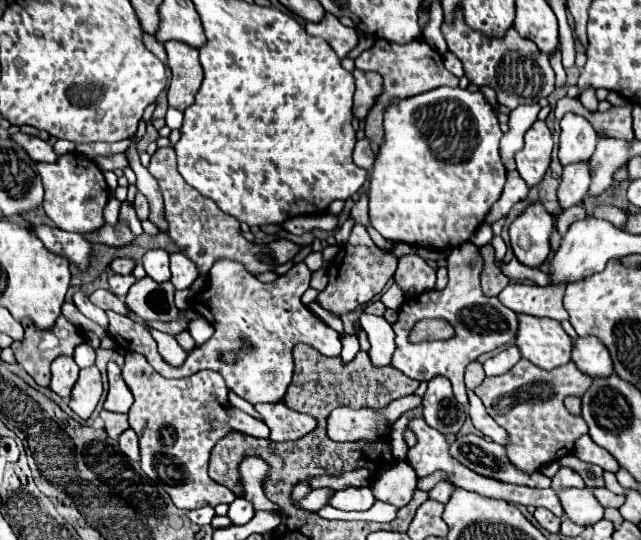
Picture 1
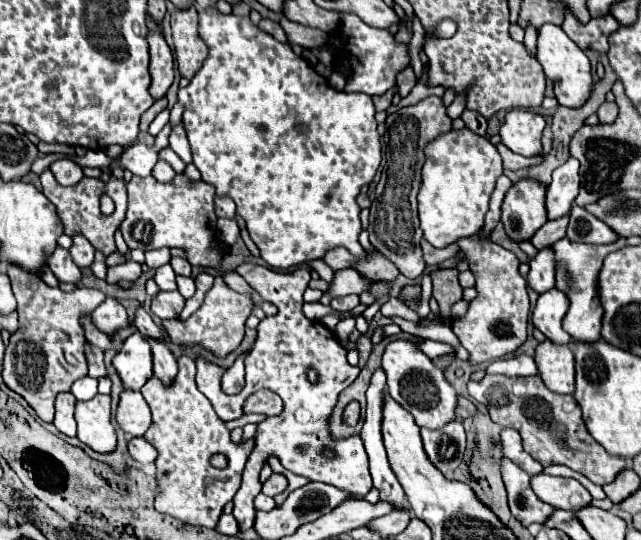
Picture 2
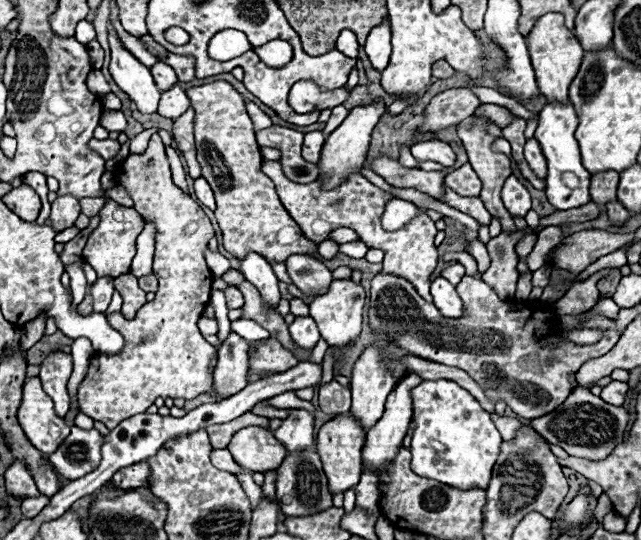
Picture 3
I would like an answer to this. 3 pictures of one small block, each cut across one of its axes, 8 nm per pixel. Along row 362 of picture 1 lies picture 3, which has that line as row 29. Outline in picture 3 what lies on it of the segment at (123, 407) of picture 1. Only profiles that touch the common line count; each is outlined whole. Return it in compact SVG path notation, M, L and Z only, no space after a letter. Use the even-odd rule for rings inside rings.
M108 24L108 32L110 32L108 36L110 52L112 52L110 72L114 82L130 96L130 100L136 104L136 108L142 114L156 112L160 90L156 88L150 70L122 46L112 24Z

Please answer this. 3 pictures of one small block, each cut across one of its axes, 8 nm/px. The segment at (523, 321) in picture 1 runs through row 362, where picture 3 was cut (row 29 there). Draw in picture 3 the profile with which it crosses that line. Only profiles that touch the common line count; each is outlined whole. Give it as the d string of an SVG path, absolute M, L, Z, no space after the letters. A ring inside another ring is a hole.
M544 14L538 24L532 28L528 36L528 52L536 72L538 88L546 96L548 102L568 102L568 86L576 76L582 62L582 46L580 42L564 28L564 18L560 14Z

